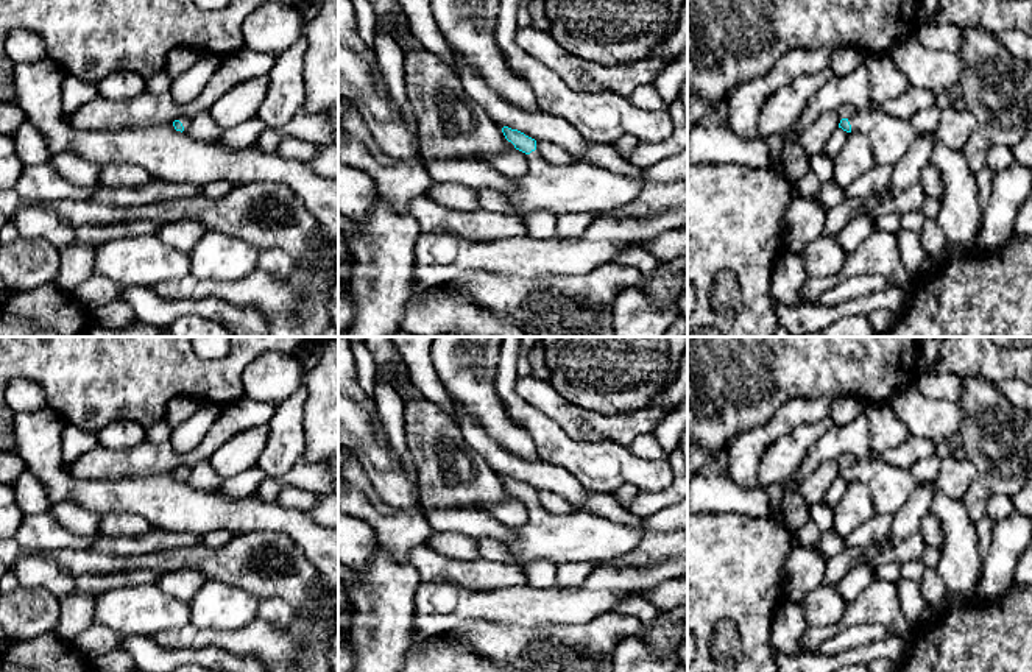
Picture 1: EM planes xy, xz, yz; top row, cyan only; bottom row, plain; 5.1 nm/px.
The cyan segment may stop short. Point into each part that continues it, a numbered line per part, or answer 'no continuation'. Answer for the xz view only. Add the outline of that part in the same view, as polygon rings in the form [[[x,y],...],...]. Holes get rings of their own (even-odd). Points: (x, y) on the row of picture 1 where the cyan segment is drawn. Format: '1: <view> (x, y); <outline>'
1: xz (580, 186); [[[538,150],[527,154],[530,170],[516,178],[516,189],[507,198],[524,214],[547,210],[557,215],[577,212],[610,212],[633,204],[645,182],[672,184],[687,181],[687,150],[666,157],[650,167],[641,168],[639,176],[628,176],[597,167],[586,161],[574,161],[567,165],[549,164]]]

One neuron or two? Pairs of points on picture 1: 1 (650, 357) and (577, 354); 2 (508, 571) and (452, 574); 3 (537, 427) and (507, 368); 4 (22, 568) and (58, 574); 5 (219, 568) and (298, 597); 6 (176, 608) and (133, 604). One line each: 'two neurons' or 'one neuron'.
1: one neuron
2: one neuron
3: one neuron
4: one neuron
5: one neuron
6: one neuron

